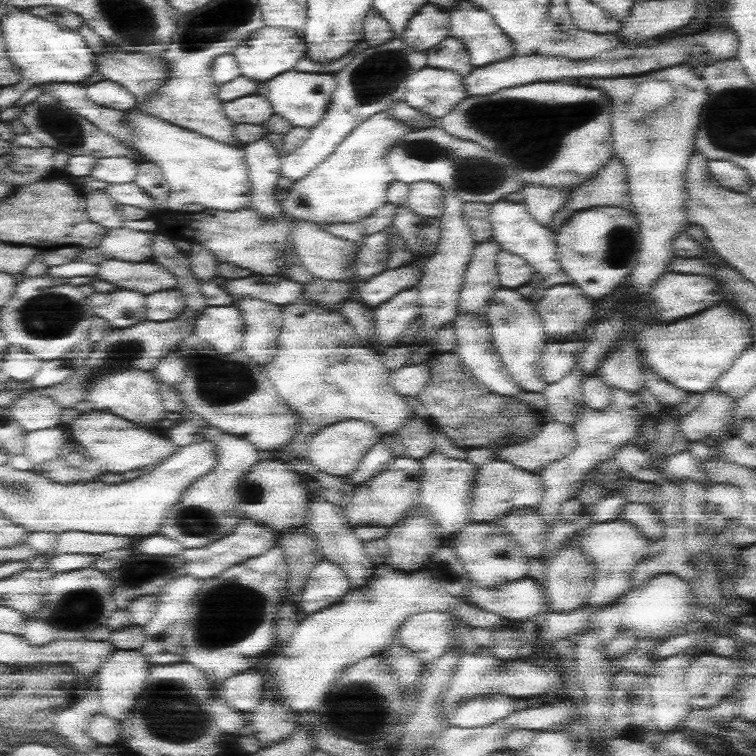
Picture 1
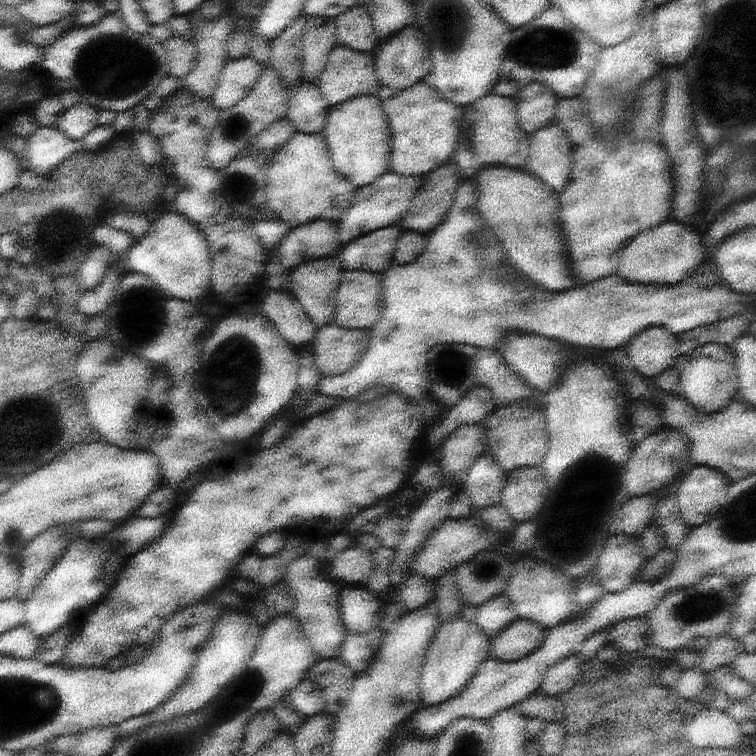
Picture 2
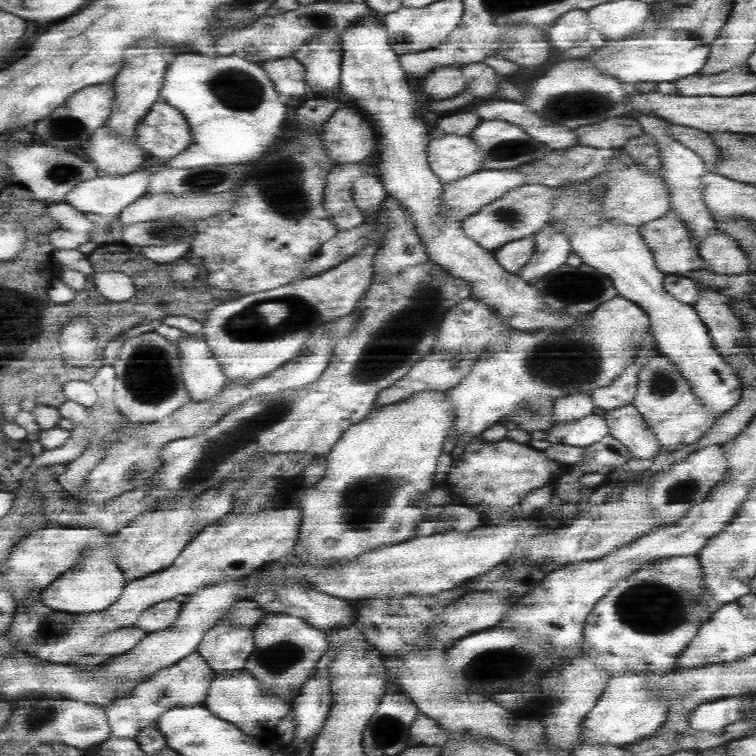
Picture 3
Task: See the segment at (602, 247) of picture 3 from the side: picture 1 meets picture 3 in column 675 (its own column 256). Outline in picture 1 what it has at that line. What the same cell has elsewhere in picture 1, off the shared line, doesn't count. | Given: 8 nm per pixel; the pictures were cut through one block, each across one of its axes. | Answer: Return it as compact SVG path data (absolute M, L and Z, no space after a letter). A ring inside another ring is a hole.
M255 296L235 298L233 304L241 310L243 318L247 318L243 350L253 358L253 362L267 368L277 354L277 338L281 334L281 326L287 322L285 306L271 304Z

